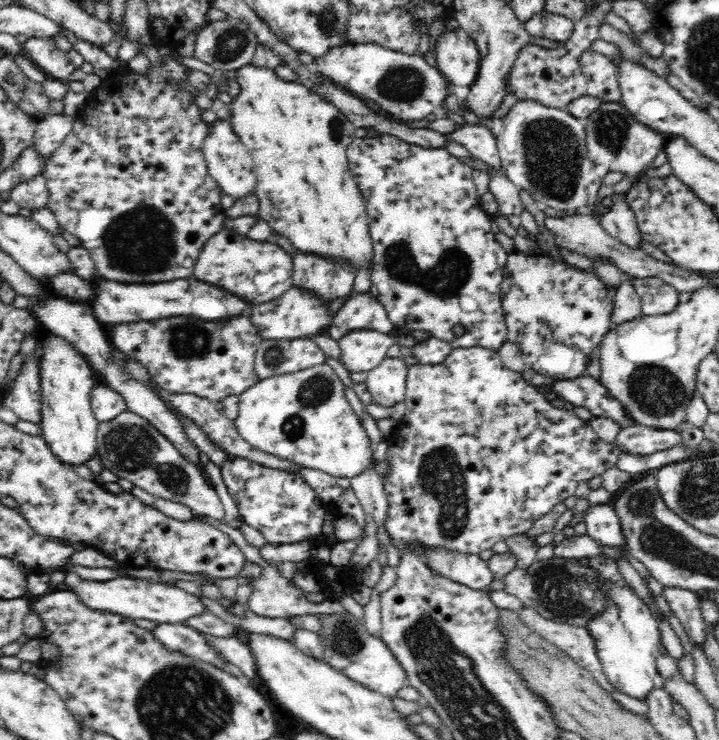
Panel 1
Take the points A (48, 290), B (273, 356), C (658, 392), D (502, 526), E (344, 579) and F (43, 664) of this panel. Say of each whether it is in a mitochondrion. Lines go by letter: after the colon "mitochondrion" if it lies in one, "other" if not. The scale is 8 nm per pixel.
A: other
B: mitochondrion
C: mitochondrion
D: other
E: other
F: other

